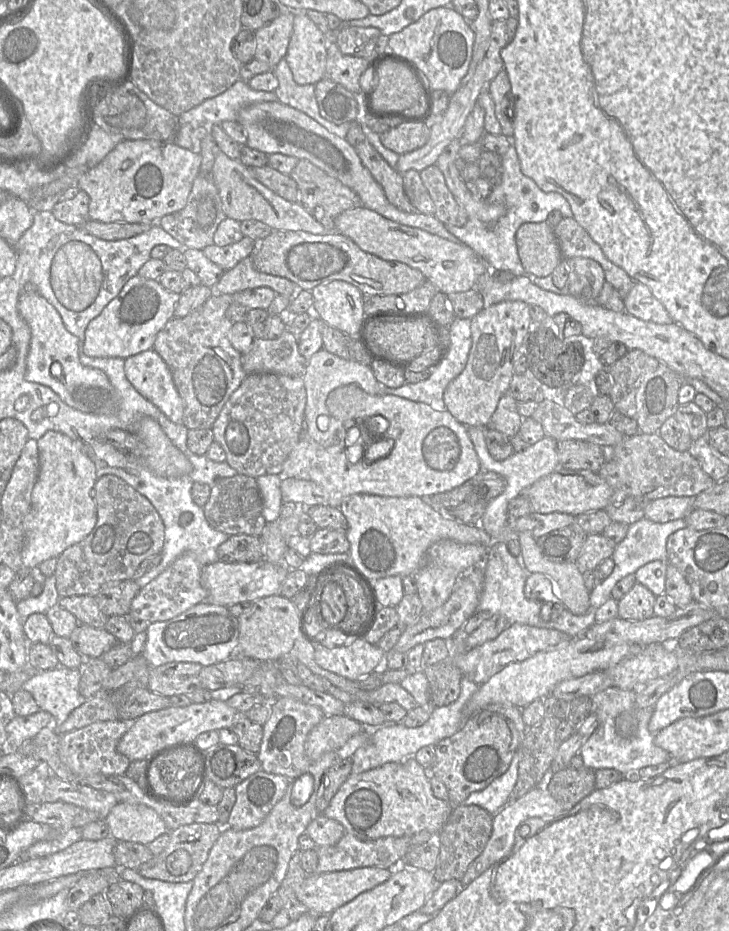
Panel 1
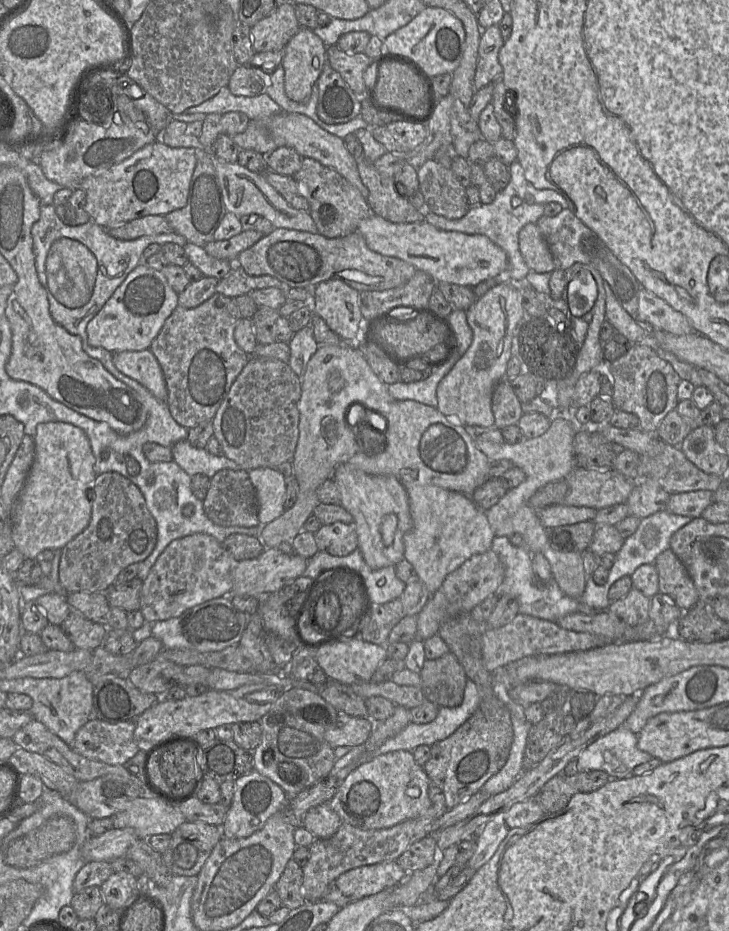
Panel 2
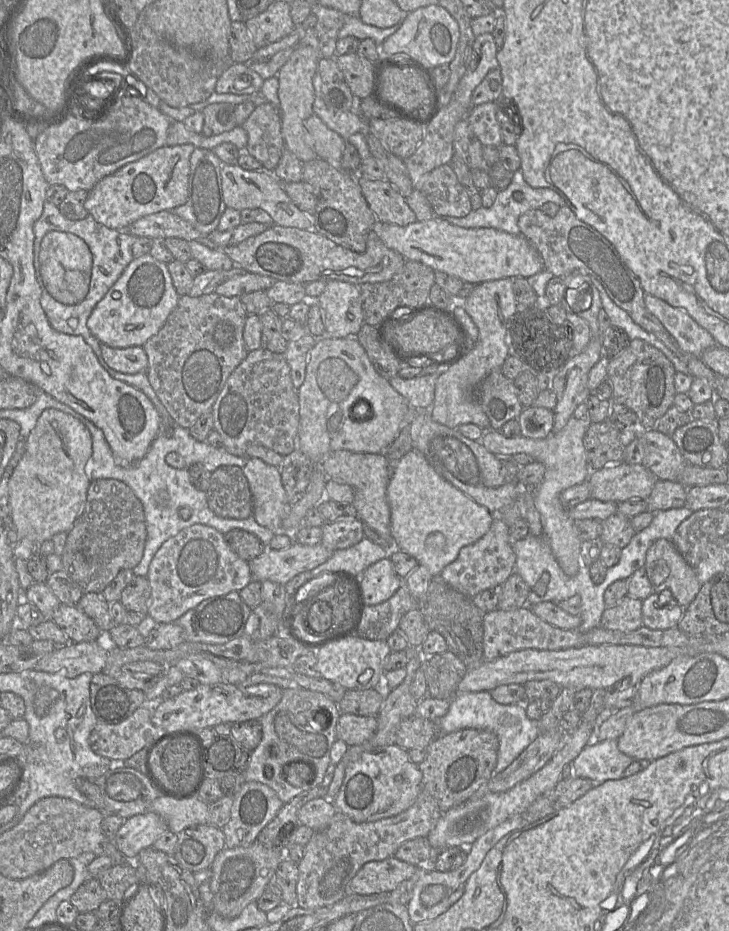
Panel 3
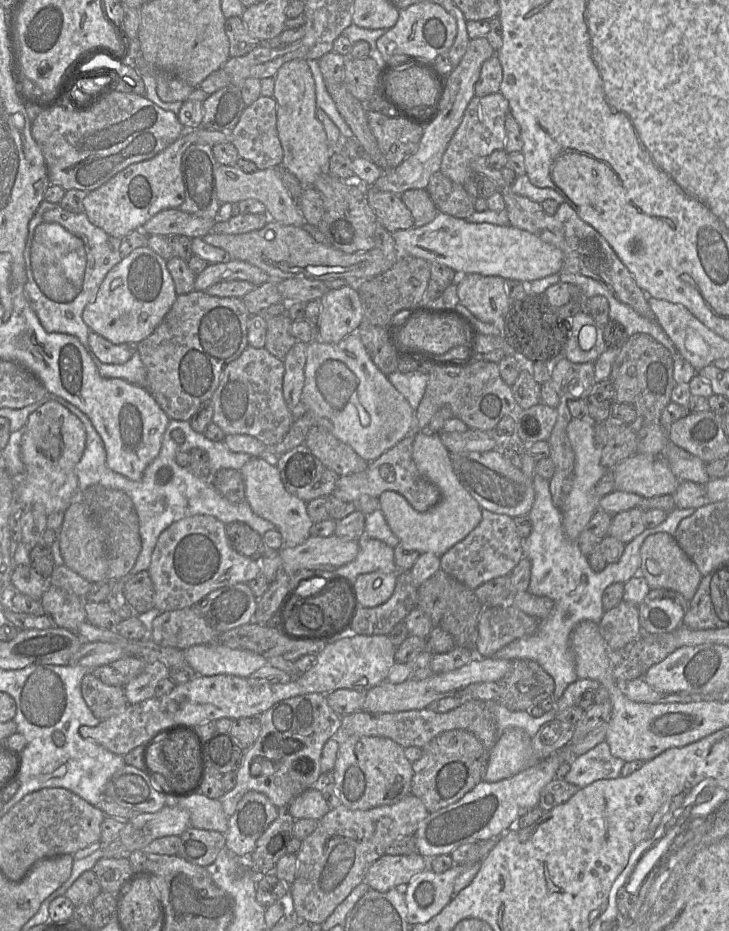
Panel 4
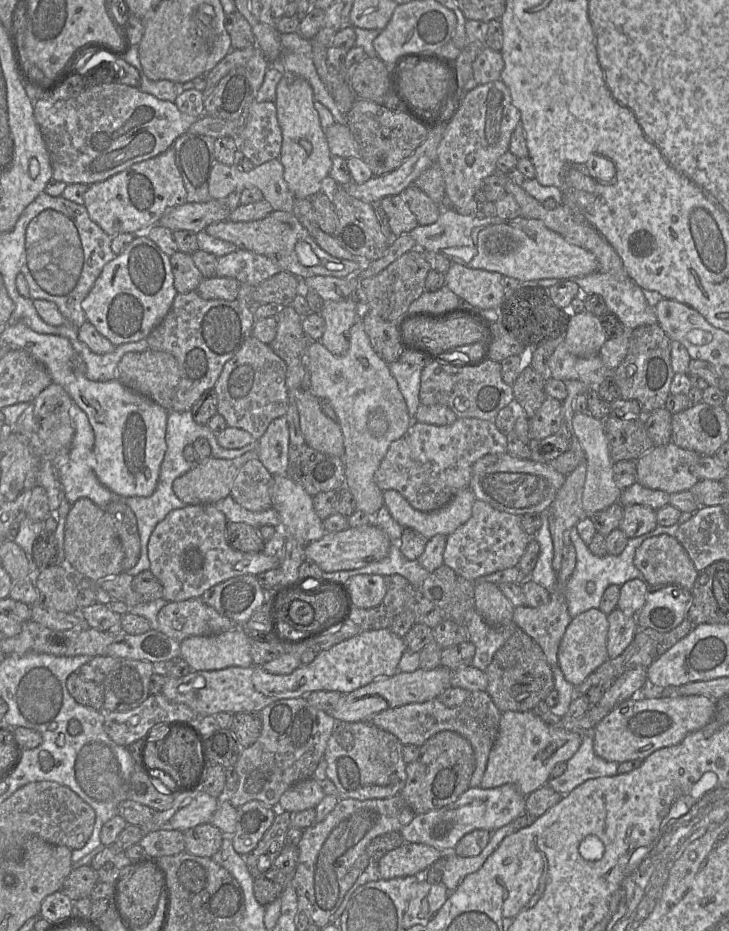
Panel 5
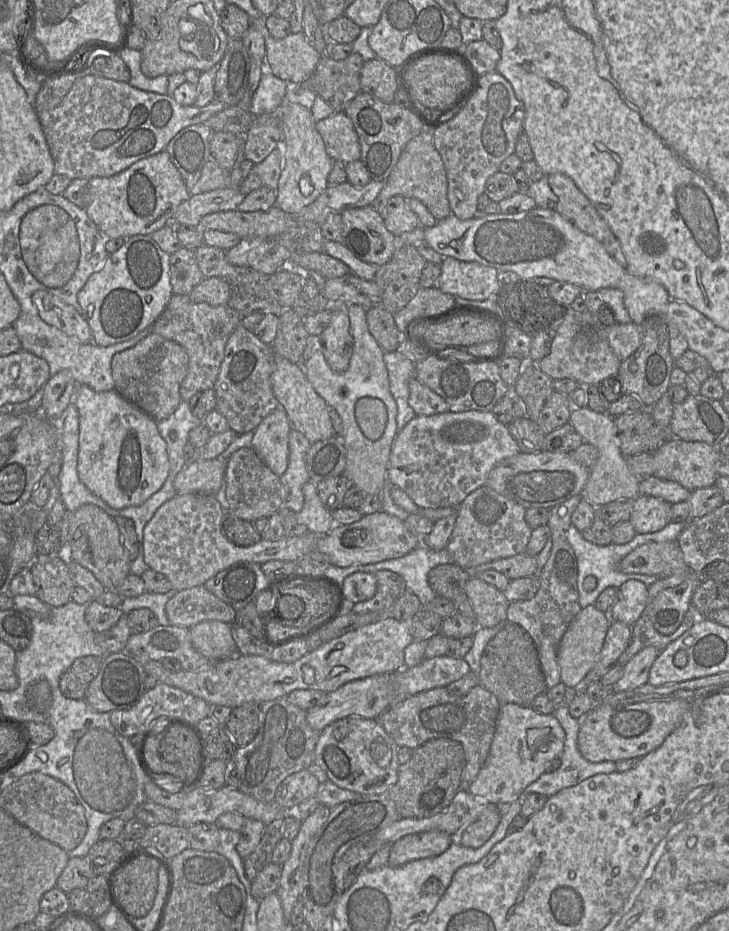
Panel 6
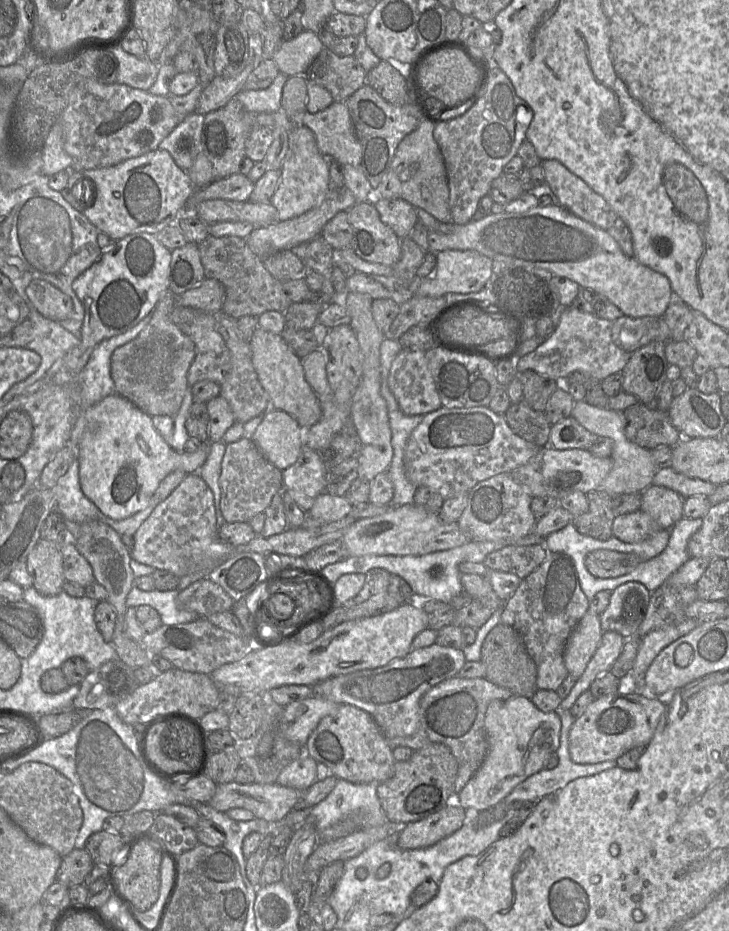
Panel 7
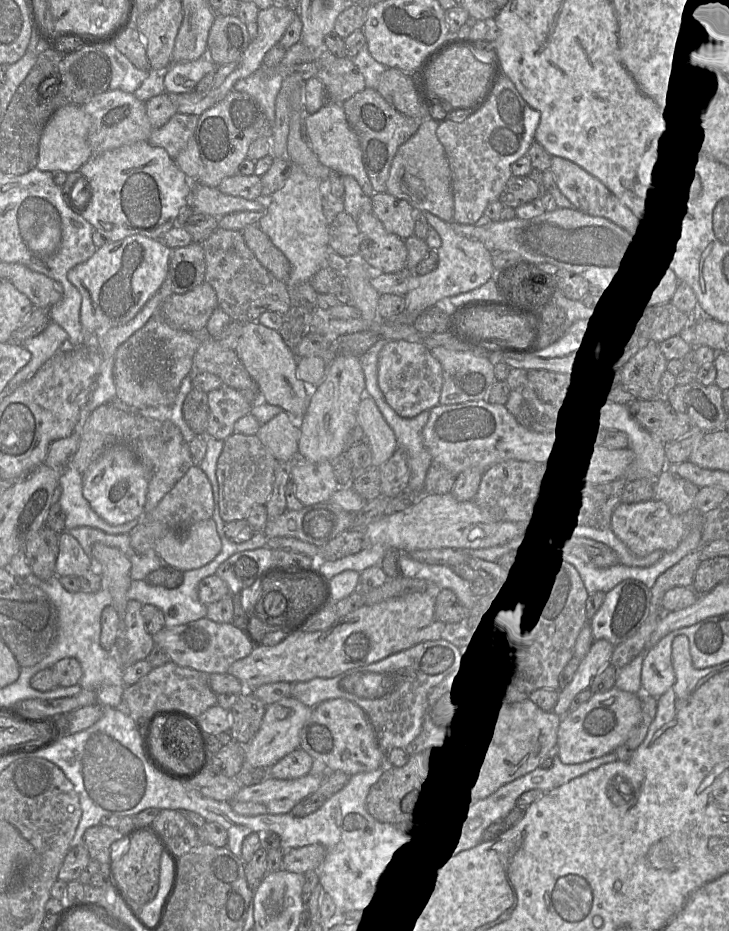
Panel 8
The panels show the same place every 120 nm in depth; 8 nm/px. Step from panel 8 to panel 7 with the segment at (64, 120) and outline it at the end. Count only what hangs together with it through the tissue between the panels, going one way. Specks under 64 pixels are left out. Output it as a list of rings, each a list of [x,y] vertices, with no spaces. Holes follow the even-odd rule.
[[[58,121],[51,127],[41,150],[43,175],[51,176],[62,170],[70,170],[72,158],[64,149],[63,129]]]

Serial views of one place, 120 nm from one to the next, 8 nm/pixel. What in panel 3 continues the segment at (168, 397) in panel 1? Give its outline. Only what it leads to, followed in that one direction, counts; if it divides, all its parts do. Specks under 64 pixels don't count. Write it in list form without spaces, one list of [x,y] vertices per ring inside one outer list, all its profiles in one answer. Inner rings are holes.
[[[101,344],[101,354],[110,368],[124,374],[136,374],[147,369],[148,358],[141,346],[112,348]]]

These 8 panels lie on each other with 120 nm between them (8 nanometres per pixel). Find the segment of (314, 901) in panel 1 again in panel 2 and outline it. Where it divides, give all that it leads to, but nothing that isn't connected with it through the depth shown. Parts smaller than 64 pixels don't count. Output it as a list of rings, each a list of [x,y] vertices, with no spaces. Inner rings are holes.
[[[397,861],[360,866],[335,879],[320,901],[333,902],[342,908],[349,903],[394,887],[406,876],[407,872]]]

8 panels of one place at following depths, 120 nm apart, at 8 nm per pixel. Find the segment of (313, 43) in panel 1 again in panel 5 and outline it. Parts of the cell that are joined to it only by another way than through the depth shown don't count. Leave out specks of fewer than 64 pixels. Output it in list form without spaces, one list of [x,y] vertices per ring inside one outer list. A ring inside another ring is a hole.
[[[284,74],[276,88],[276,109],[282,130],[282,147],[279,157],[284,167],[284,180],[295,199],[310,199],[327,190],[332,167],[325,132],[314,107],[313,89],[310,83],[299,75]]]

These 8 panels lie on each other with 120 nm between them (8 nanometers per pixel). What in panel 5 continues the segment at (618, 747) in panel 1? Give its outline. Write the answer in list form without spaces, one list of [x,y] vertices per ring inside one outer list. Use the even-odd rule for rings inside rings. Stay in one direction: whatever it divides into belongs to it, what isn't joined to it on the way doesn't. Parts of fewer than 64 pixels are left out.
[[[585,732],[578,751],[566,762],[565,772],[549,779],[547,785],[565,796],[587,780],[617,775],[618,764],[598,757],[593,749],[592,732]]]

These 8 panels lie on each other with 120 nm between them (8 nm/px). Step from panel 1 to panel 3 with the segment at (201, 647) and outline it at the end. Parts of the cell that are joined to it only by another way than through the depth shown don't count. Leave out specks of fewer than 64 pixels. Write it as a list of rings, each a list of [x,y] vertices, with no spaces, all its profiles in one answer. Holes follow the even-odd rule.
[[[238,591],[212,597],[191,608],[176,621],[184,630],[184,641],[223,644],[244,635],[246,621],[252,609],[241,599]]]

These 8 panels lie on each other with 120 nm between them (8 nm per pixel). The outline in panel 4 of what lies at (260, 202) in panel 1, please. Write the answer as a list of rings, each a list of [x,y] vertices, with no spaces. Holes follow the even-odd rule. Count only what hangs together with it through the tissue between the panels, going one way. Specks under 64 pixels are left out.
[[[219,165],[215,172],[217,198],[220,203],[238,203],[246,199],[255,199],[263,203],[271,220],[303,227],[307,222],[297,203],[292,199],[281,178],[280,168],[267,168],[246,173],[236,165]]]

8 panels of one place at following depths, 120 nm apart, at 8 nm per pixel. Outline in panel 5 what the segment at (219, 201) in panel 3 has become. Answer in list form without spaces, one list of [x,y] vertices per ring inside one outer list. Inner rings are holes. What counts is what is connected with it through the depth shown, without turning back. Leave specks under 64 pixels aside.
[[[186,132],[172,144],[176,165],[187,191],[187,202],[206,202],[211,199],[208,185],[211,169],[216,162],[215,139]]]

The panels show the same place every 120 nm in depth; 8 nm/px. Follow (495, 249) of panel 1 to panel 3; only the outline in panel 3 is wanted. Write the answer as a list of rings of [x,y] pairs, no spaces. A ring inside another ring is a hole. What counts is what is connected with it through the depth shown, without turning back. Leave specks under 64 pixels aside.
[[[521,169],[513,172],[513,178],[508,187],[498,192],[497,198],[491,207],[481,207],[472,210],[465,217],[443,217],[449,223],[464,228],[495,228],[513,235],[520,235],[518,226],[519,217],[532,209],[540,208],[546,202],[556,203],[558,206],[566,205],[563,198],[551,188],[533,188],[524,180]]]

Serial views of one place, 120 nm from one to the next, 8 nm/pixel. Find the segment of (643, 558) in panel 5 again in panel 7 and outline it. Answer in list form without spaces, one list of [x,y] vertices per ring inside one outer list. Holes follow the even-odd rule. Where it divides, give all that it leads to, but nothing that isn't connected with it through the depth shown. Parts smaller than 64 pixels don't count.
[[[595,550],[587,554],[585,566],[598,578],[616,578],[633,571],[642,560],[635,554],[612,550]]]

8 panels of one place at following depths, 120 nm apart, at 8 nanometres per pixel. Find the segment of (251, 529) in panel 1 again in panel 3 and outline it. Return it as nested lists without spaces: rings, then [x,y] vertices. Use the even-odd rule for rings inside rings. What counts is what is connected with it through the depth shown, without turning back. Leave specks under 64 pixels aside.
[[[221,466],[211,473],[207,503],[217,516],[246,519],[253,515],[249,483],[241,467]]]

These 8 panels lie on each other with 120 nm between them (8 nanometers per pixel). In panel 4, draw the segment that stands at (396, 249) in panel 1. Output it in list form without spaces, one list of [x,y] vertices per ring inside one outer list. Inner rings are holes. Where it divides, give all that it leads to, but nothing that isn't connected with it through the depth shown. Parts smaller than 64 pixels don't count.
[[[438,212],[431,222],[421,227],[397,230],[392,236],[401,255],[444,264],[457,274],[475,273],[532,282],[559,273],[564,261],[560,249],[526,230],[512,225],[472,223],[441,212]]]

